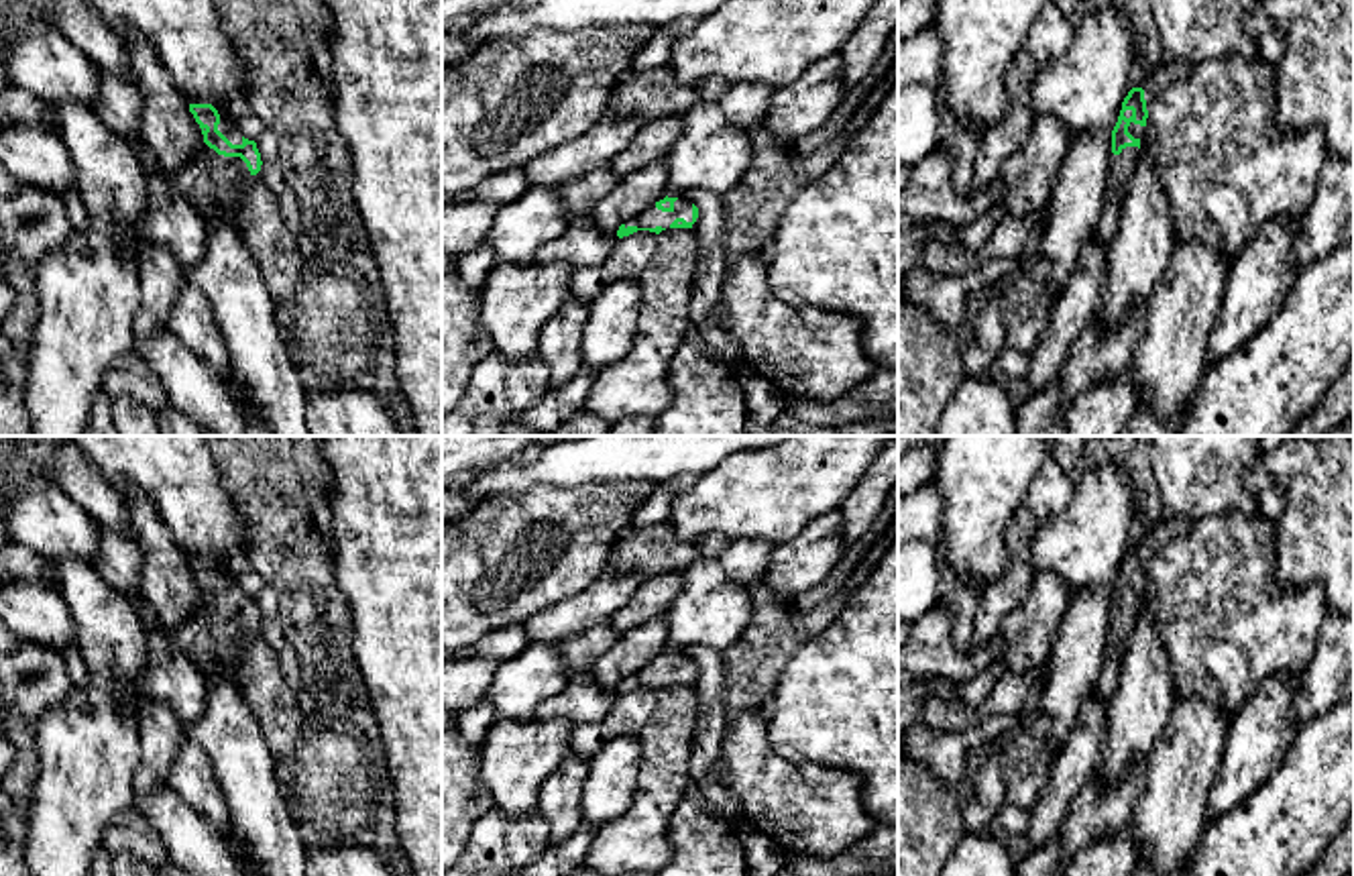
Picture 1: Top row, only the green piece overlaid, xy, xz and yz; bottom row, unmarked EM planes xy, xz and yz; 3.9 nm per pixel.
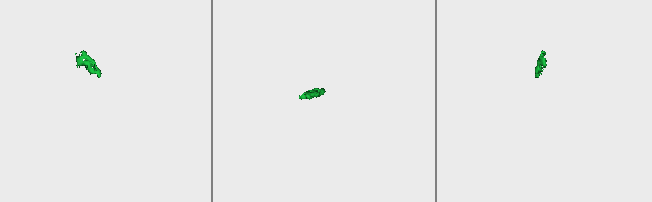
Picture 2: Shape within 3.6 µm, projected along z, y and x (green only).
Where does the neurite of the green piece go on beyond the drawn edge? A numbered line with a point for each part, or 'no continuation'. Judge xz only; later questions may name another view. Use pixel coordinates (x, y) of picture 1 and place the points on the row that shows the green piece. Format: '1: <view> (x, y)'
1: xz (683, 208)

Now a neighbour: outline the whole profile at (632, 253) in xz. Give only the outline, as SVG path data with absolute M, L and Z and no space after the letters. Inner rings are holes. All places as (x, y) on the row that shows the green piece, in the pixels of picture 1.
M637 230L619 238L605 263L572 271L568 295L588 304L615 281L635 281L656 249L658 234L650 230Z

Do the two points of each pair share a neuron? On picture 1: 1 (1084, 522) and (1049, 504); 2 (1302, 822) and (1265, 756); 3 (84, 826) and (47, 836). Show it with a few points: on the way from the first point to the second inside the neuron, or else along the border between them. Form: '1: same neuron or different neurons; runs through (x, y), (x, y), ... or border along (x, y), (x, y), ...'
1: different neurons; border along (1078, 475), (1067, 506), (1039, 528)
2: different neurons; border along (1300, 730), (1283, 762), (1238, 803)
3: same neuron; runs through (76, 834), (55, 836)

